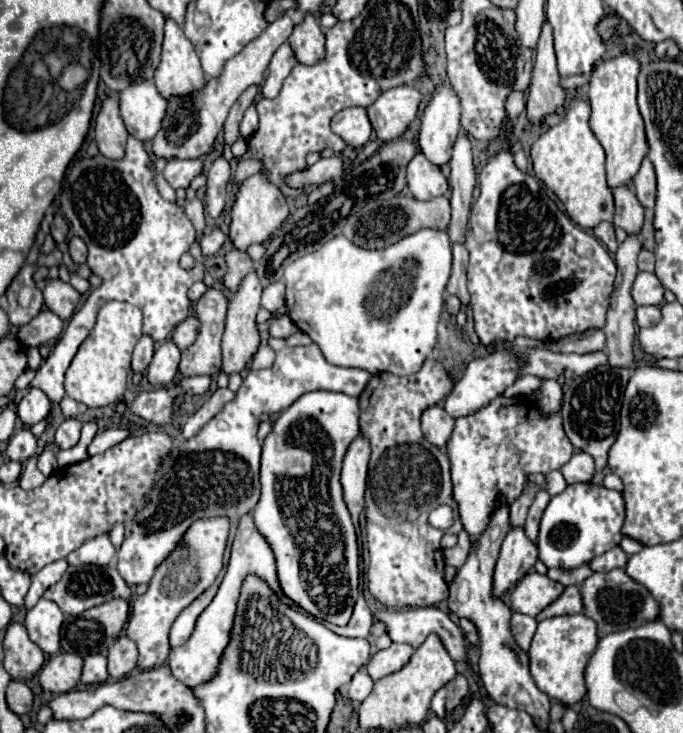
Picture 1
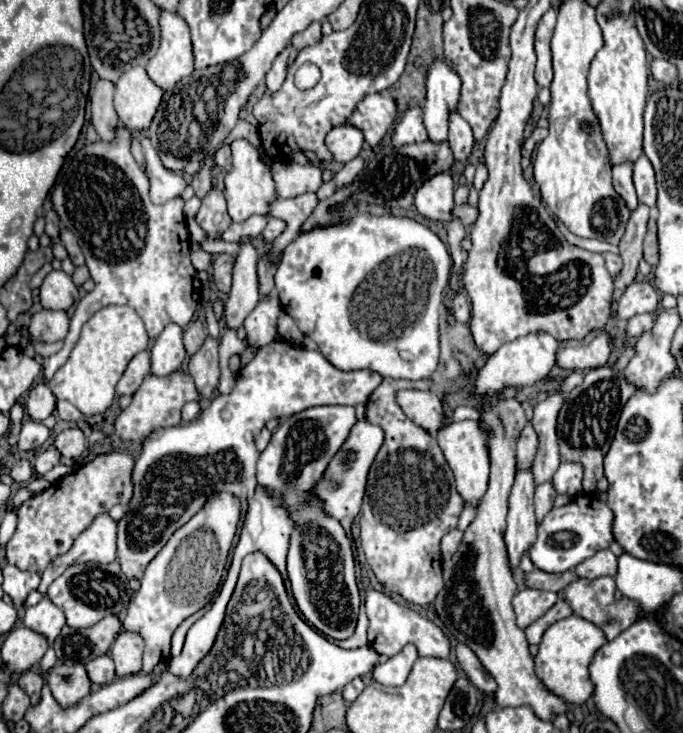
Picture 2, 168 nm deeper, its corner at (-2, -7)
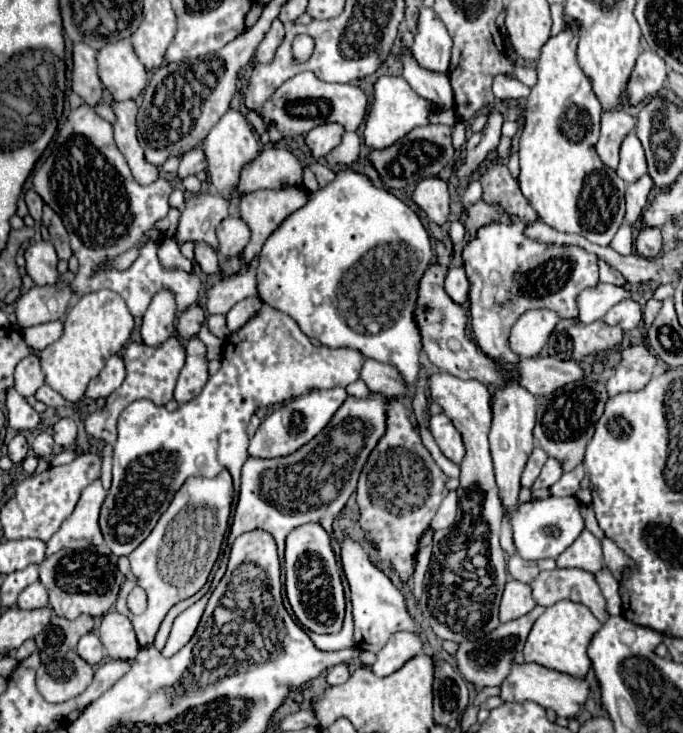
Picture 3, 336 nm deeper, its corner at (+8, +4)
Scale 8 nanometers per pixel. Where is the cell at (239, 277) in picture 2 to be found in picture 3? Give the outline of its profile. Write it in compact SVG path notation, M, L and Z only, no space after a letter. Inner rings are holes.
M228 216L220 222L218 230L218 240L220 240L220 246L218 246L218 252L224 256L224 258L234 258L234 256L240 256L244 246L248 244L250 240L250 228L244 220L236 218L236 216Z

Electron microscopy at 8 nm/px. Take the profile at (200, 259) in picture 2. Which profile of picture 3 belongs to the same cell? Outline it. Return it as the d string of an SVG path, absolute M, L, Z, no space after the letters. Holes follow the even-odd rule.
M174 238L162 240L160 250L158 250L158 258L160 258L162 266L166 266L166 268L180 268L180 270L186 270L186 272L192 270L192 262L182 256L180 244Z

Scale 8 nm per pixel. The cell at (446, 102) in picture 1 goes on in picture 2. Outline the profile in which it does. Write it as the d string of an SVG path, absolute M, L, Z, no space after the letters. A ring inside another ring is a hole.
M444 57L432 61L426 77L426 89L424 127L430 141L446 141L448 111L452 111L460 99L460 77Z

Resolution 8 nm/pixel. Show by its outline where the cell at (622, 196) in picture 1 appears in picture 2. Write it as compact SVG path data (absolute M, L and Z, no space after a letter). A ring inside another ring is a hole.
M624 161L618 165L612 165L612 179L614 179L616 191L624 197L628 207L636 209L638 199L636 199L636 191L634 191L634 183L632 183L632 163Z

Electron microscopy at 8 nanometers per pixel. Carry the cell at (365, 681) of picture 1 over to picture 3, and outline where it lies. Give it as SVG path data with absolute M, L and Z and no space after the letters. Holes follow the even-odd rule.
M338 664L338 666L334 666L334 668L330 668L328 670L328 674L326 674L326 682L330 684L330 686L336 686L336 684L344 684L346 680L348 680L348 666L346 664Z

